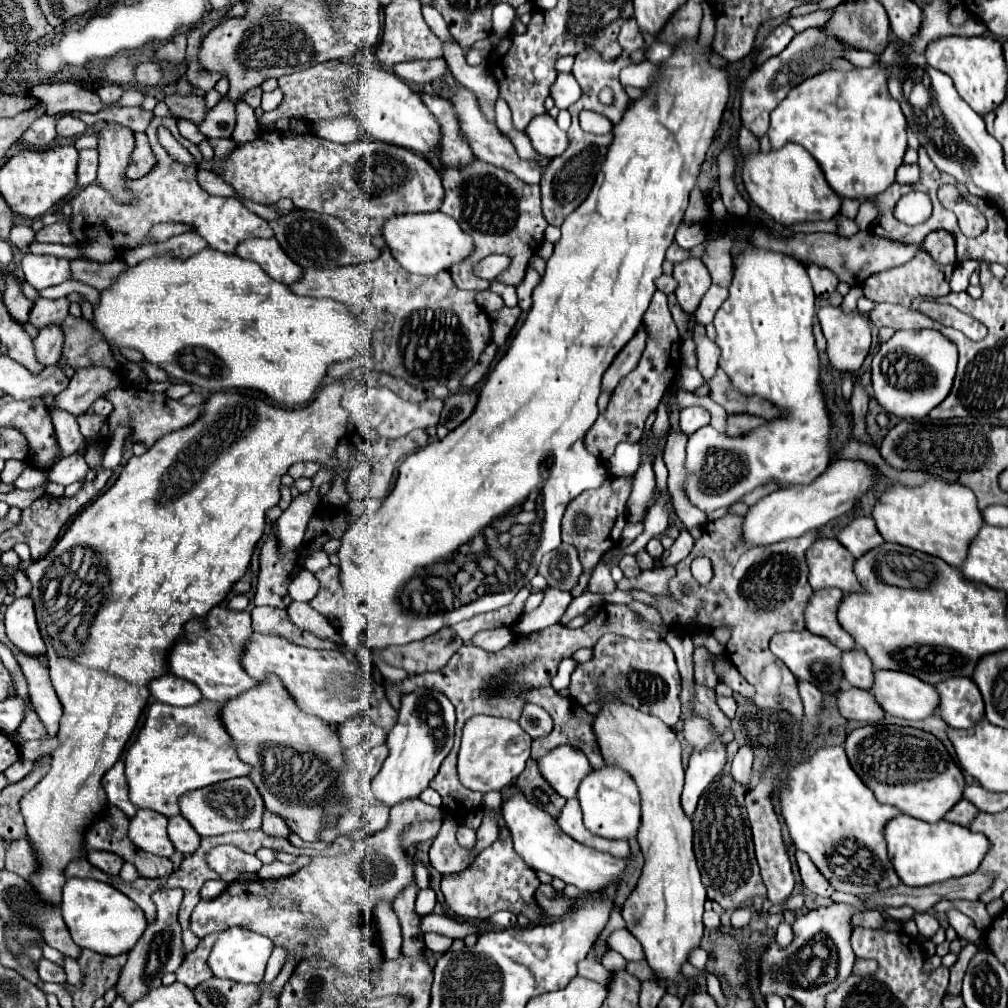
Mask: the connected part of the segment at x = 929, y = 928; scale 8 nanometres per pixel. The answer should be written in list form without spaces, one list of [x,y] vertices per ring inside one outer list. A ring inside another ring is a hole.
[[[924,912],[924,914],[914,914],[914,922],[916,922],[916,926],[918,926],[918,932],[920,932],[922,936],[926,936],[926,938],[932,938],[932,936],[936,934],[936,930],[940,928],[938,920],[936,920],[932,914],[928,914],[928,912]]]

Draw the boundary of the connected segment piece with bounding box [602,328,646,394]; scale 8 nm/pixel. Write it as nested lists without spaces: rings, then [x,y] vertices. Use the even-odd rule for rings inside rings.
[[[640,328],[636,332],[636,336],[618,352],[618,356],[614,358],[614,362],[610,364],[610,368],[604,372],[602,378],[602,392],[612,392],[618,382],[636,368],[636,362],[640,360],[640,354],[644,350],[644,342],[646,342],[646,330]]]

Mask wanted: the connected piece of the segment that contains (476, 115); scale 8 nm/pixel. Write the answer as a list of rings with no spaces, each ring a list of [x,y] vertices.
[[[452,88],[450,90],[450,102],[456,106],[456,112],[458,112],[458,118],[460,118],[460,128],[466,134],[466,138],[468,138],[468,142],[470,142],[472,152],[474,152],[476,158],[480,158],[480,160],[484,160],[484,162],[488,162],[492,166],[498,166],[502,170],[512,172],[516,178],[520,178],[526,184],[538,184],[540,182],[540,166],[536,162],[532,162],[532,160],[518,158],[518,154],[516,154],[510,138],[506,138],[504,134],[500,134],[498,128],[494,124],[490,124],[482,116],[482,112],[478,108],[478,102],[476,102],[476,96],[468,88]]]

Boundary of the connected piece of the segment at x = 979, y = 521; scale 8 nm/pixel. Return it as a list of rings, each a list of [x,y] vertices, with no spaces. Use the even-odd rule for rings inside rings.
[[[930,480],[918,488],[892,484],[880,496],[872,516],[886,542],[896,542],[930,556],[938,556],[956,568],[964,564],[972,540],[984,526],[984,518],[976,506],[976,496],[970,488],[938,480]]]

